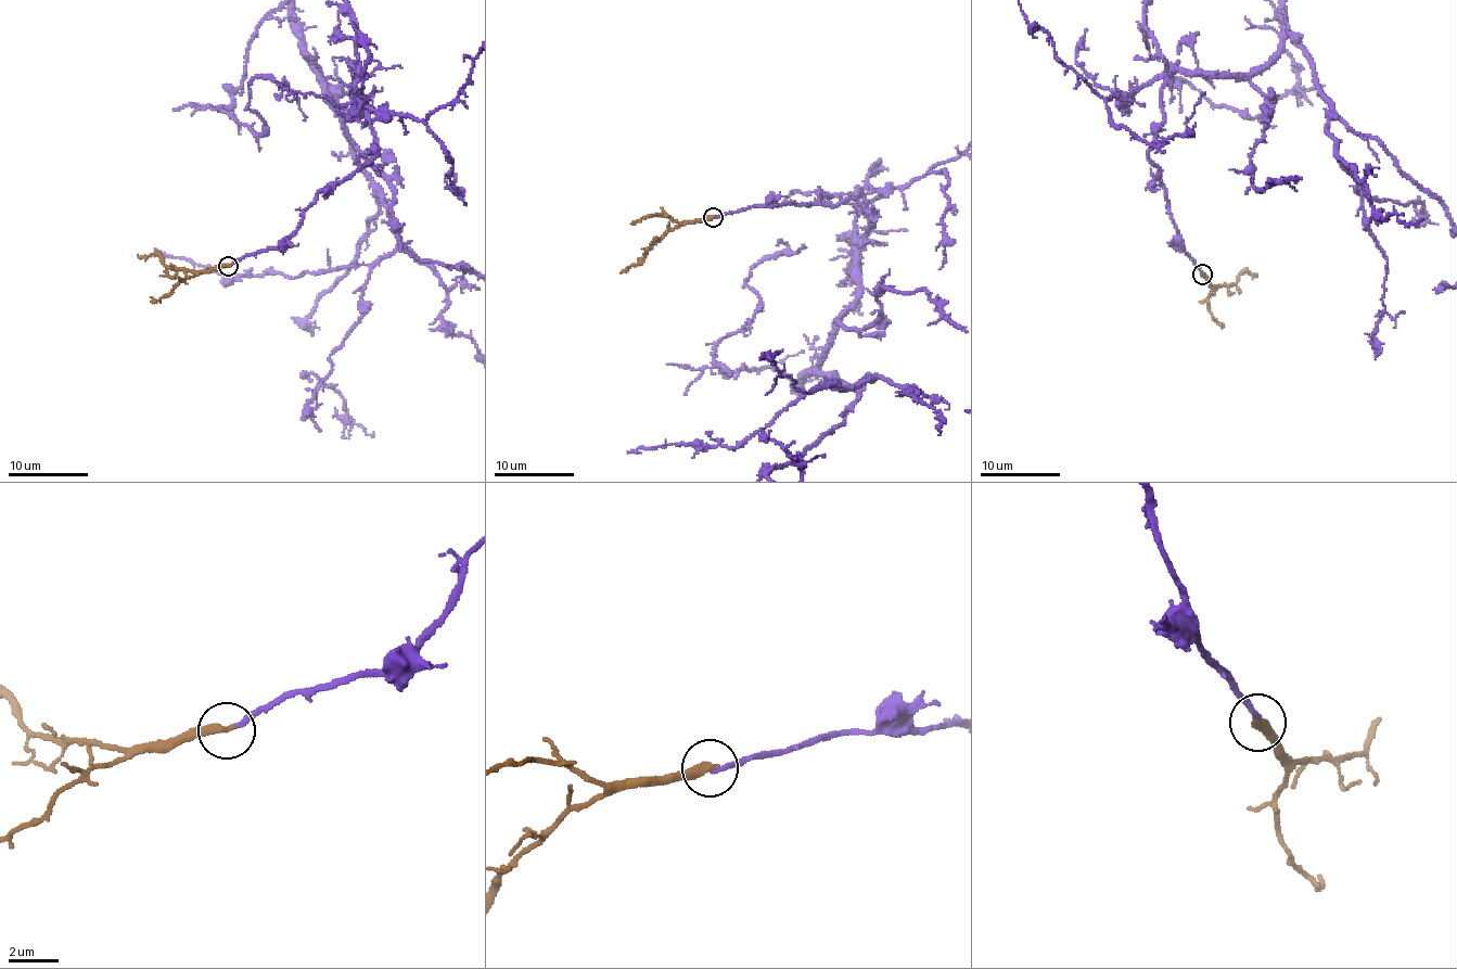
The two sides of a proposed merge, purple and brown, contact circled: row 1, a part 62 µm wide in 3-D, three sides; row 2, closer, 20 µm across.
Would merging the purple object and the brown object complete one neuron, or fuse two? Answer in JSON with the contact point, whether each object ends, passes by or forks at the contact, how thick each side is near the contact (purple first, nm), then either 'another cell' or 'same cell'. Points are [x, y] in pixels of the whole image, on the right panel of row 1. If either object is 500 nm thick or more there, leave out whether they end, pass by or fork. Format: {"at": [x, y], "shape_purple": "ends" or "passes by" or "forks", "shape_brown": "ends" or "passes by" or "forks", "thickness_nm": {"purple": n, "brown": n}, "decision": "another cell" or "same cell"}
{"at": [1202, 273], "shape_purple": "ends", "shape_brown": "ends", "thickness_nm": {"purple": 180, "brown": 360}, "decision": "same cell"}

